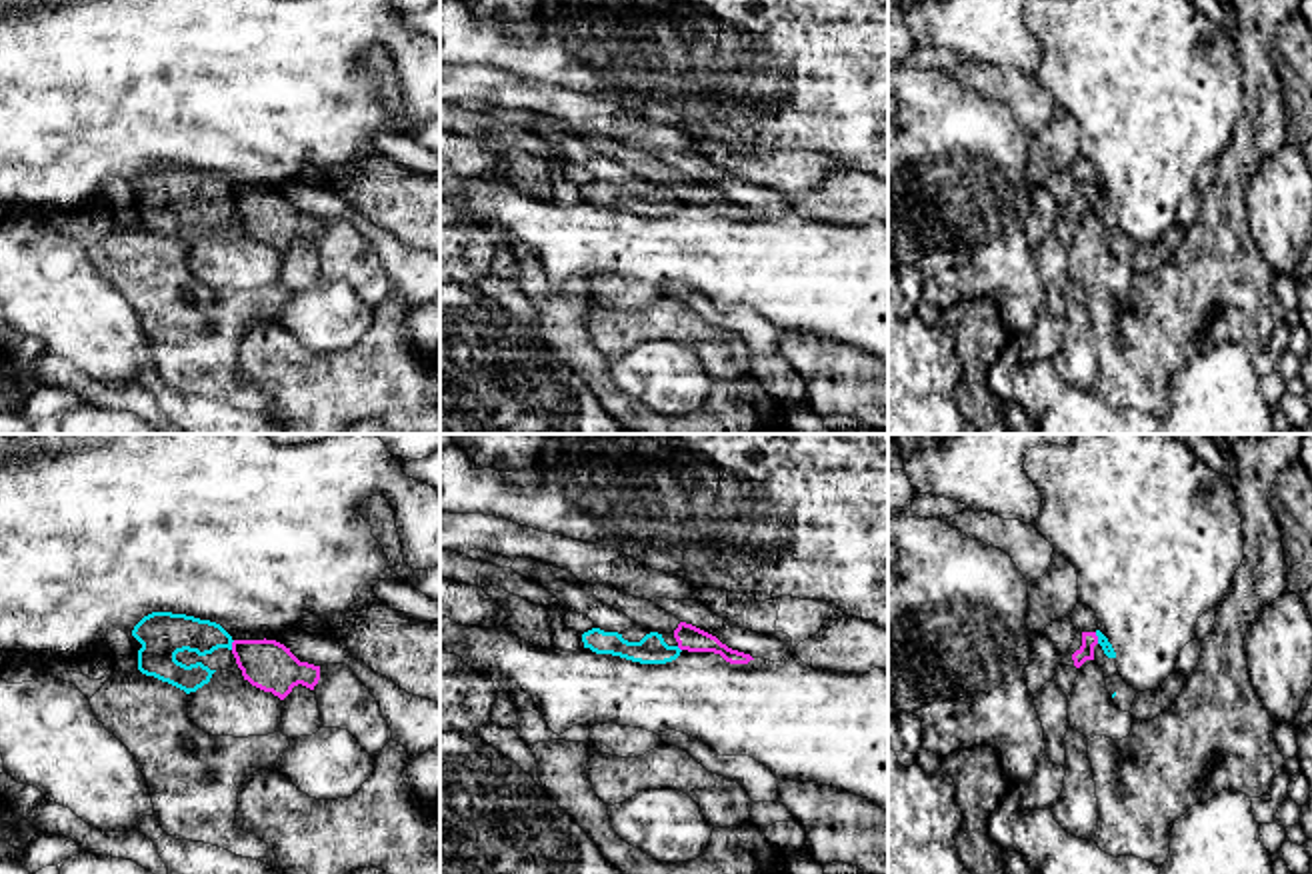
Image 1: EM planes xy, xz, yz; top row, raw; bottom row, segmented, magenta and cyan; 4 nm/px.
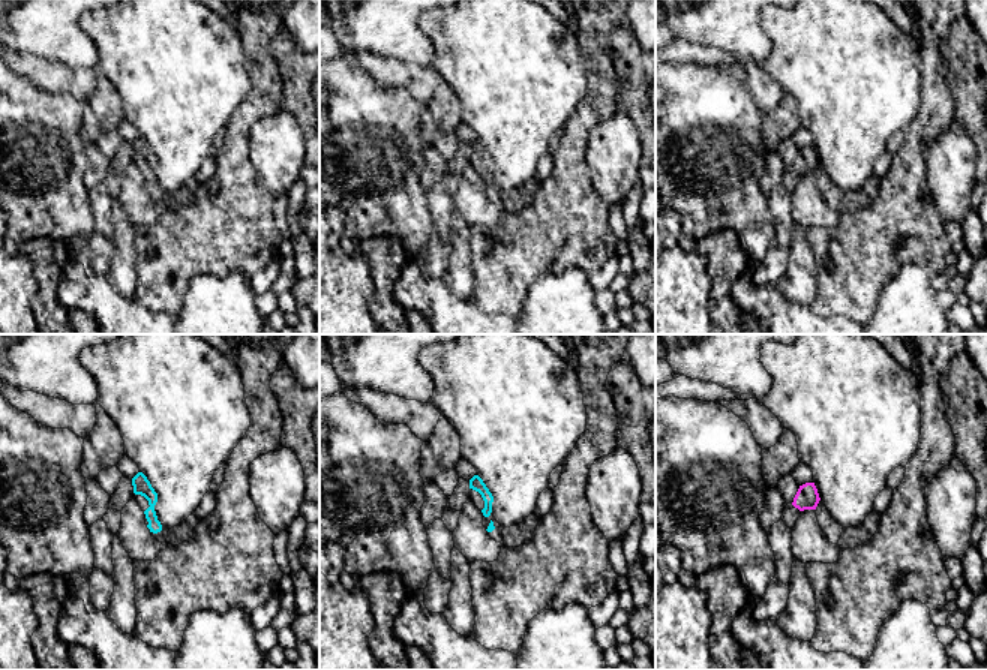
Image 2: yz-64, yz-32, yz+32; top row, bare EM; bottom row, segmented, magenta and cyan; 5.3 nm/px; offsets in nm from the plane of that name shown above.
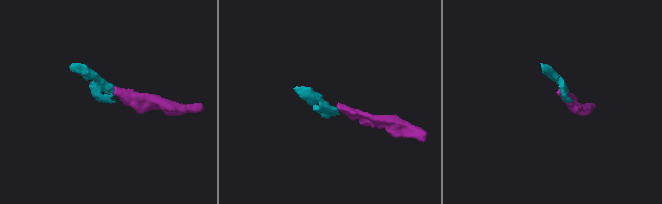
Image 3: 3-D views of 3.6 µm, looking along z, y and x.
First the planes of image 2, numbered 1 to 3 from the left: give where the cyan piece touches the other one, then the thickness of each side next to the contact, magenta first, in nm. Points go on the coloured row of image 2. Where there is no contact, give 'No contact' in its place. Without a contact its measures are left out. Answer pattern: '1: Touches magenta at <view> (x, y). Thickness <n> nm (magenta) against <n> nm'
1: No contact
2: No contact
3: No contact

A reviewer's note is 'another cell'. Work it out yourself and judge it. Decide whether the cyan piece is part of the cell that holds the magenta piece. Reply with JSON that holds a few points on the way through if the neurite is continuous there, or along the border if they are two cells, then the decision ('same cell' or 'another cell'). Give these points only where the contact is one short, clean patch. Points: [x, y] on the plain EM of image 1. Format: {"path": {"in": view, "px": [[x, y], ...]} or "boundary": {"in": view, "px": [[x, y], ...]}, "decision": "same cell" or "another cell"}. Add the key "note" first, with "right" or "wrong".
{"note": "right", "boundary": {"in": "yz", "px": [[1094, 184], [1098, 194]]}, "decision": "another cell"}

